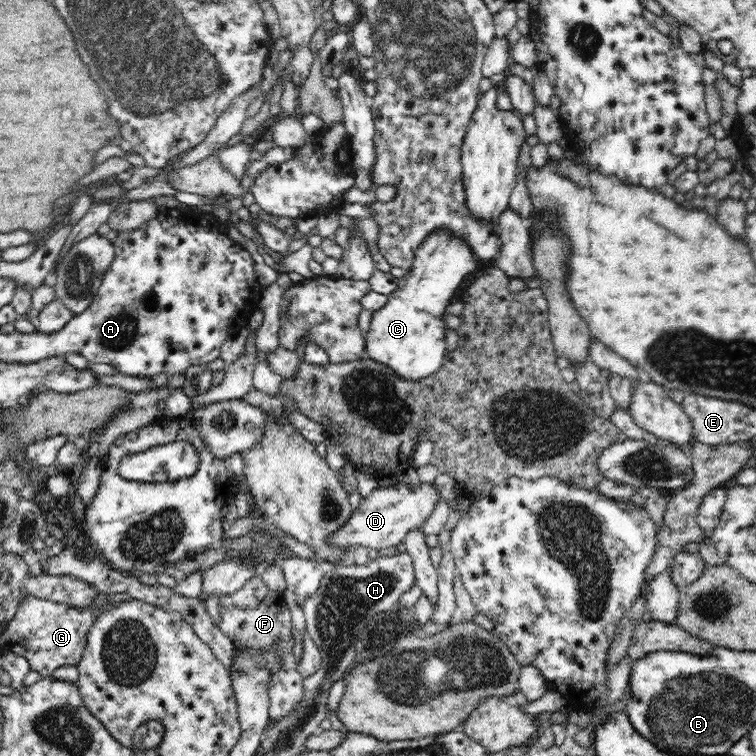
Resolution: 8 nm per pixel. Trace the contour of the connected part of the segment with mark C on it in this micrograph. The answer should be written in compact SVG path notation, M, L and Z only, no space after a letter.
M444 228L429 232L414 251L414 260L406 276L399 278L397 289L388 296L387 303L373 313L370 330L365 336L369 357L392 368L399 376L408 380L418 380L436 372L447 354L446 329L448 326L444 322L444 316L448 314L450 300L454 300L464 280L470 278L479 267L478 257L462 237Z

